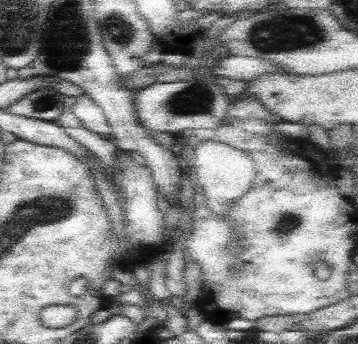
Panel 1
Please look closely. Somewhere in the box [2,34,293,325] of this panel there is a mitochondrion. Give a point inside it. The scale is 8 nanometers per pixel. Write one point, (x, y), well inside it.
(197, 99)

